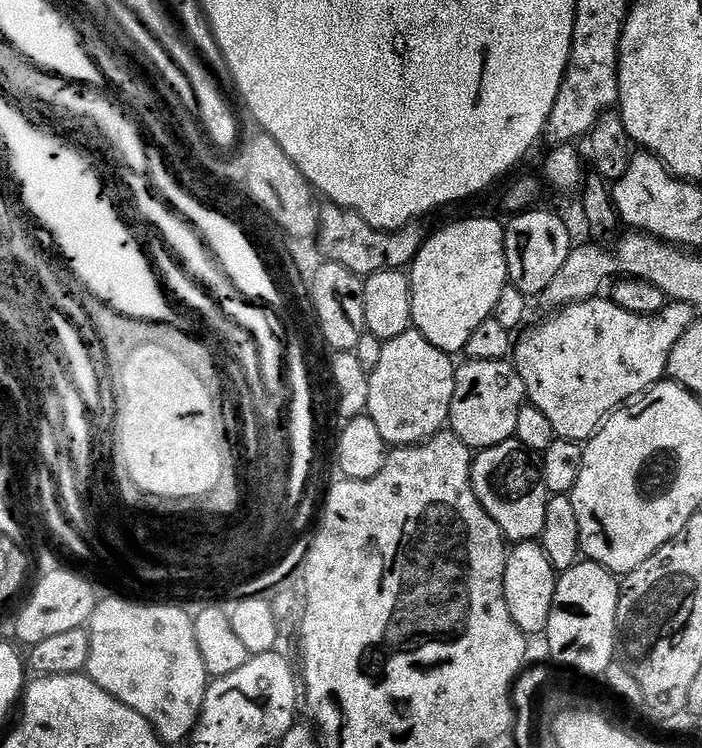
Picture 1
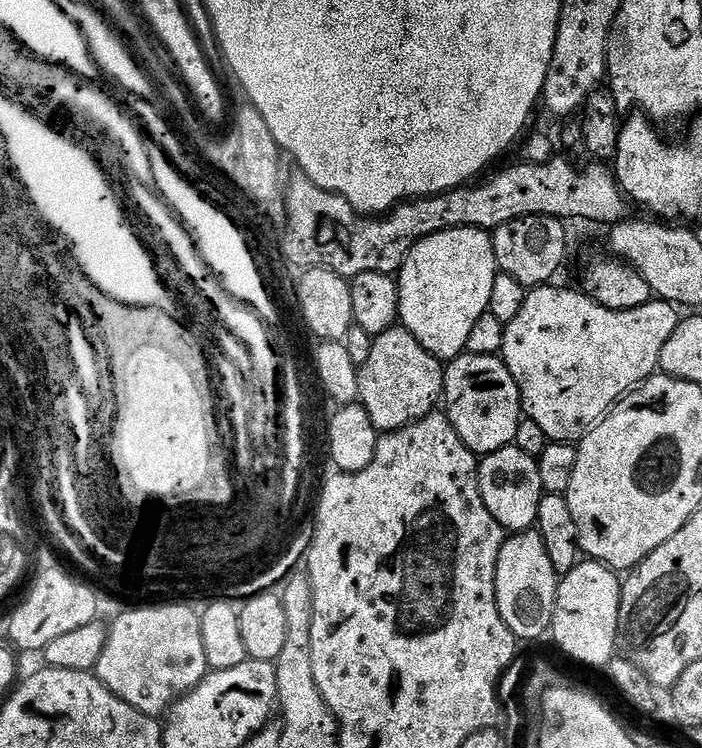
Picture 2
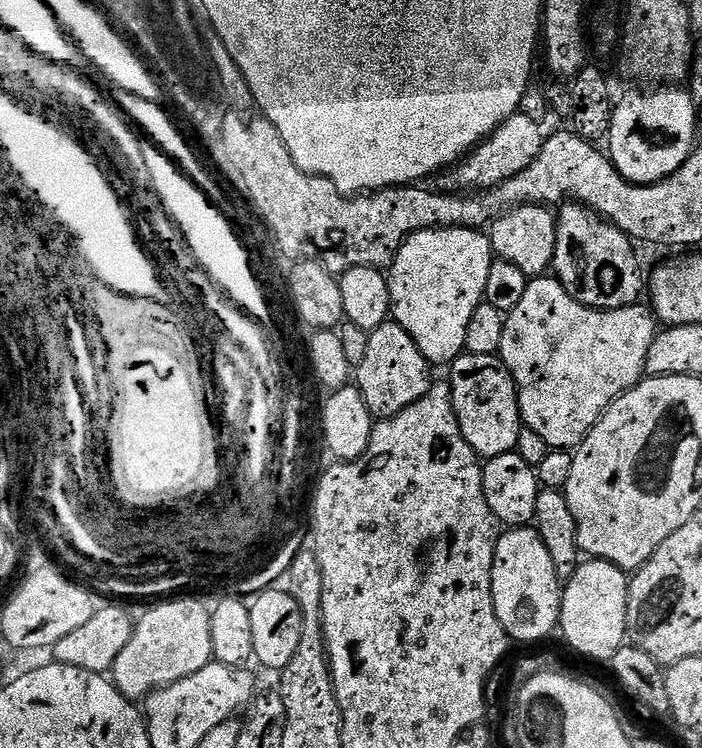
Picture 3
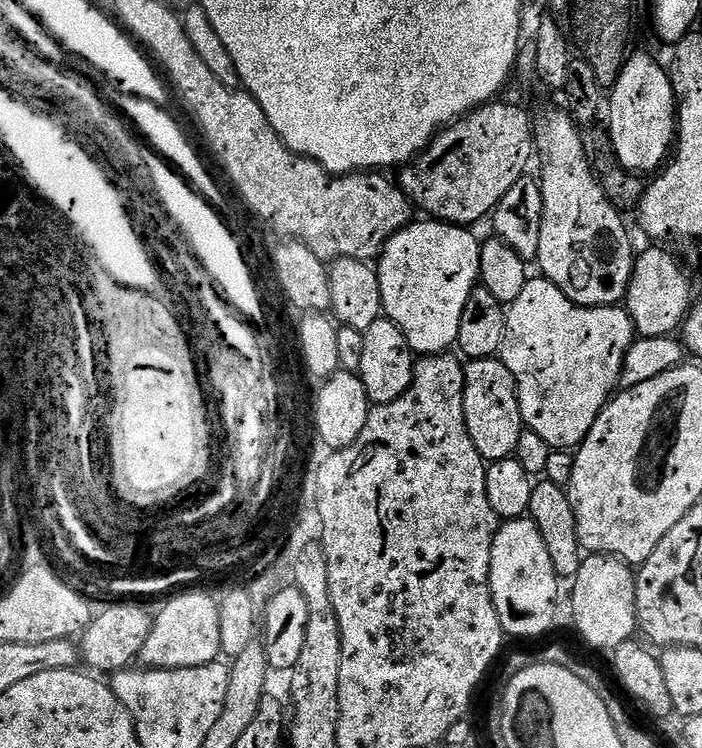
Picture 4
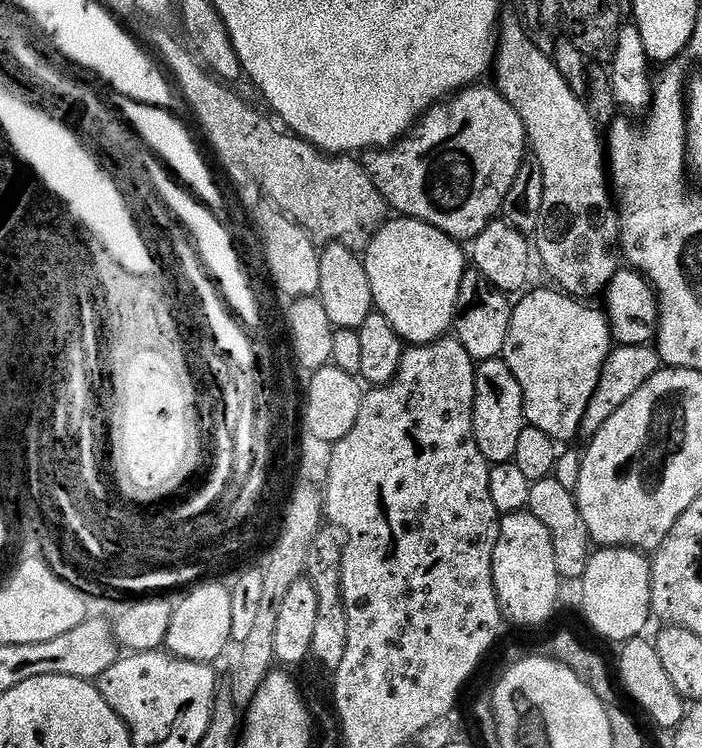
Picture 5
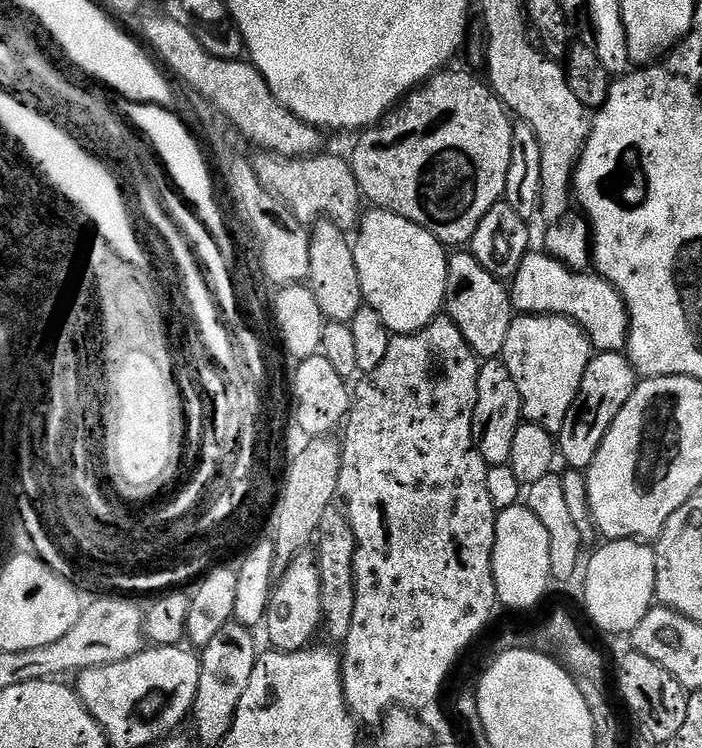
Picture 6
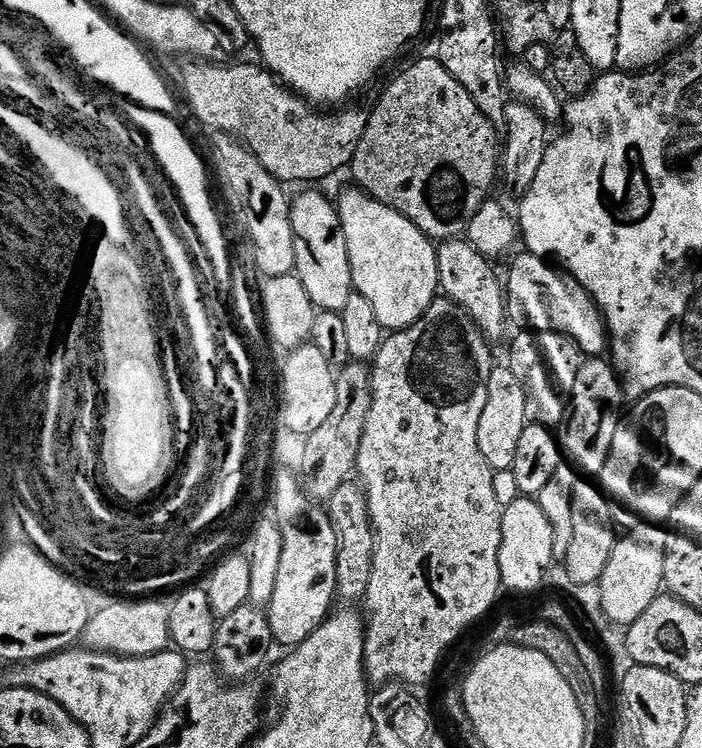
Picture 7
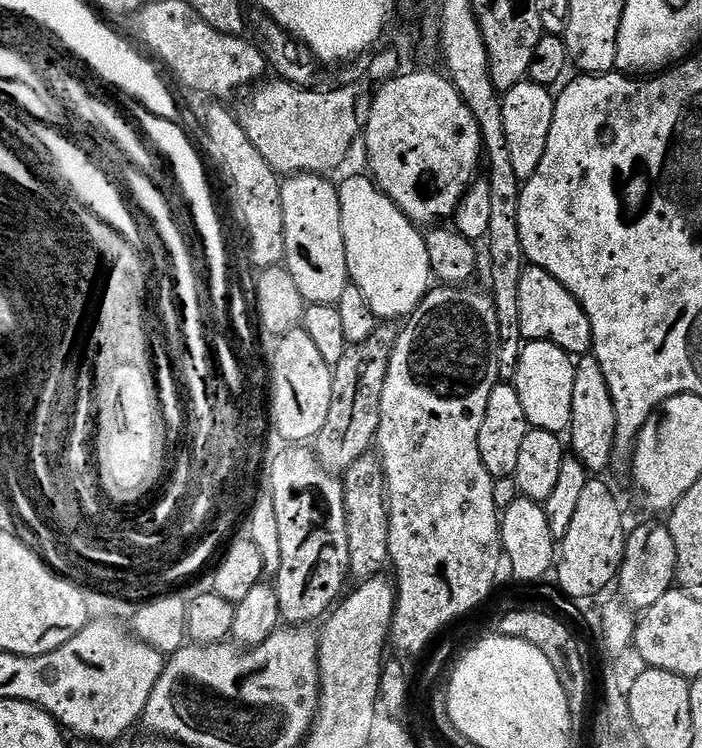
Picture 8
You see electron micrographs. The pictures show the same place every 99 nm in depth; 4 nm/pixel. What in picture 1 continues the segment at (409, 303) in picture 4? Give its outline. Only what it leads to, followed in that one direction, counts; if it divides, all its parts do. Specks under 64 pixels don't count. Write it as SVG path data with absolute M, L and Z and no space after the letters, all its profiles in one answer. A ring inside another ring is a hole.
M460 220L441 232L433 231L410 265L412 282L412 328L434 342L438 350L449 354L463 353L470 334L482 322L493 319L498 298L510 283L504 249L503 223L496 220Z

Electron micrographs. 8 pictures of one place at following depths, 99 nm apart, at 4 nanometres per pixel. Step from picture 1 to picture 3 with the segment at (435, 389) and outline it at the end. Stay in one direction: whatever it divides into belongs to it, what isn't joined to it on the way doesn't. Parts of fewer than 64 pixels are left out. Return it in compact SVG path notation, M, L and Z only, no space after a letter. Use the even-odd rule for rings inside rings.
M389 322L368 333L366 354L354 368L354 386L362 394L373 417L387 418L406 410L406 406L418 402L422 394L432 389L434 377L431 371L433 369L422 350L414 346L414 338L410 338L402 326Z

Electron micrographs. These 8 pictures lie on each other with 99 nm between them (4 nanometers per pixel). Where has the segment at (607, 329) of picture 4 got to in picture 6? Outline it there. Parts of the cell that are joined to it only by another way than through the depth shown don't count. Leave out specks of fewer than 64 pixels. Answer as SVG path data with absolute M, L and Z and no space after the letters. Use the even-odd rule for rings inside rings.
M517 315L510 326L510 334L506 334L502 359L510 370L514 386L518 386L523 419L542 426L542 430L558 434L562 430L562 422L566 422L566 414L570 414L570 406L574 406L578 386L582 386L582 374L586 374L586 366L593 355L591 340L573 320L567 320L565 316Z

